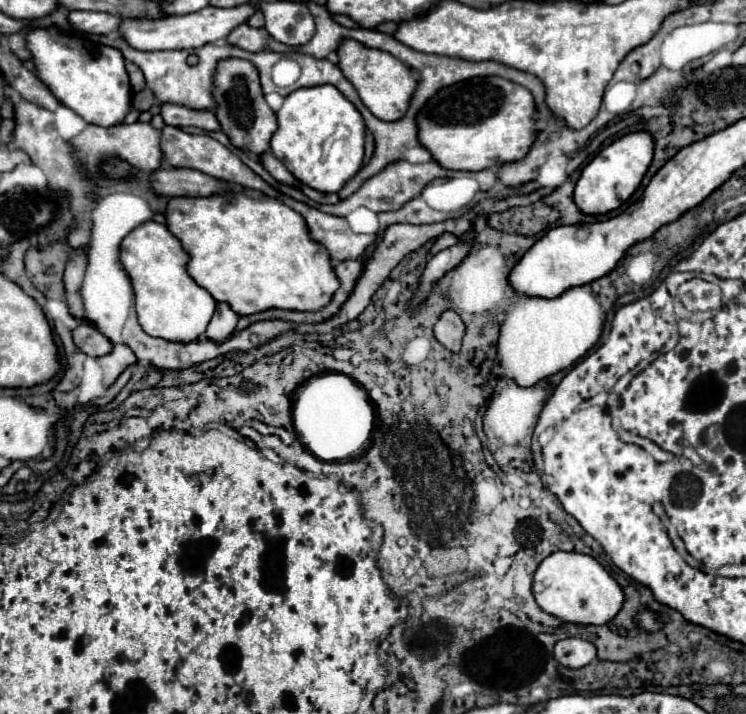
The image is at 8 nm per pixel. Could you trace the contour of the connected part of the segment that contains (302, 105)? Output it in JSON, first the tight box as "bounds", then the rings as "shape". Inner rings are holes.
{"bounds":[270,85,366,193],"shape":[[[334,85],[292,91],[276,117],[278,131],[272,135],[270,149],[300,183],[322,193],[338,193],[364,165],[366,125],[358,109]]]}

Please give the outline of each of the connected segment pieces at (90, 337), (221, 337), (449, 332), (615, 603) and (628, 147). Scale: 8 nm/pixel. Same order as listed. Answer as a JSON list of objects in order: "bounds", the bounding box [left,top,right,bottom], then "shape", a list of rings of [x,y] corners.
[{"bounds":[72,323,112,357],"shape":[[[82,323],[72,331],[74,343],[78,345],[80,351],[84,351],[90,357],[102,357],[106,353],[110,353],[112,343],[106,335],[102,335],[94,325],[90,323]]]},{"bounds":[206,303,238,343],"shape":[[[218,303],[216,313],[214,313],[212,321],[208,323],[206,339],[214,341],[214,343],[224,343],[234,333],[236,323],[238,323],[238,315],[226,303]]]},{"bounds":[434,311,464,353],"shape":[[[446,311],[442,313],[442,317],[438,319],[436,327],[434,327],[434,335],[436,339],[450,349],[452,353],[460,353],[462,349],[462,339],[464,339],[464,323],[460,319],[460,315],[456,311]]]},{"bounds":[534,551,624,625],"shape":[[[556,551],[548,555],[534,573],[534,597],[536,603],[550,615],[582,625],[604,625],[616,617],[624,605],[624,593],[620,585],[608,575],[608,571],[590,555]]]},{"bounds":[574,131,654,215],"shape":[[[644,131],[624,135],[622,139],[614,141],[606,149],[602,149],[582,169],[582,175],[574,189],[576,207],[586,215],[604,215],[604,213],[610,213],[610,211],[622,207],[632,197],[632,193],[638,189],[638,185],[642,183],[642,177],[652,163],[652,151],[654,151],[652,137],[650,137],[650,133],[644,133]]]}]

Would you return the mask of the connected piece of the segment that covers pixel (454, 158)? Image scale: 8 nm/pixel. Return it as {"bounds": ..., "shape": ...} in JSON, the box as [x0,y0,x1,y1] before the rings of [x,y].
{"bounds":[418,77,536,171],"shape":[[[476,77],[438,91],[418,113],[420,143],[434,159],[456,171],[482,171],[522,161],[536,141],[534,97],[522,85],[502,77]]]}

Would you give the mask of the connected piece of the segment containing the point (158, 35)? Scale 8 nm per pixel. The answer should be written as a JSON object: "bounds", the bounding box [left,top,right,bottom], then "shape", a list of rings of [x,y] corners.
{"bounds":[118,3,256,51],"shape":[[[252,3],[232,7],[232,9],[218,9],[218,7],[206,7],[198,13],[188,15],[172,15],[158,21],[150,19],[124,19],[118,27],[118,33],[126,43],[140,51],[160,51],[160,49],[196,49],[206,43],[214,43],[220,37],[226,37],[232,29],[246,23],[246,19],[256,11]]]}

